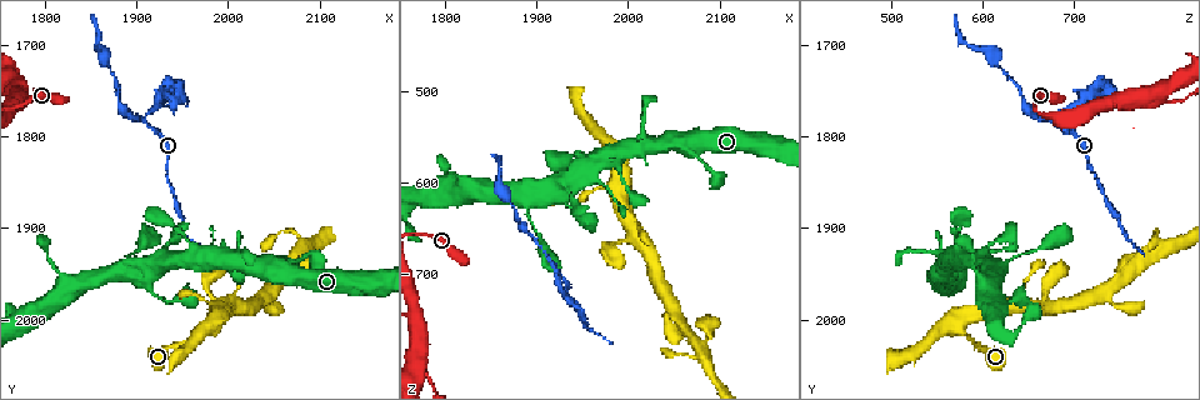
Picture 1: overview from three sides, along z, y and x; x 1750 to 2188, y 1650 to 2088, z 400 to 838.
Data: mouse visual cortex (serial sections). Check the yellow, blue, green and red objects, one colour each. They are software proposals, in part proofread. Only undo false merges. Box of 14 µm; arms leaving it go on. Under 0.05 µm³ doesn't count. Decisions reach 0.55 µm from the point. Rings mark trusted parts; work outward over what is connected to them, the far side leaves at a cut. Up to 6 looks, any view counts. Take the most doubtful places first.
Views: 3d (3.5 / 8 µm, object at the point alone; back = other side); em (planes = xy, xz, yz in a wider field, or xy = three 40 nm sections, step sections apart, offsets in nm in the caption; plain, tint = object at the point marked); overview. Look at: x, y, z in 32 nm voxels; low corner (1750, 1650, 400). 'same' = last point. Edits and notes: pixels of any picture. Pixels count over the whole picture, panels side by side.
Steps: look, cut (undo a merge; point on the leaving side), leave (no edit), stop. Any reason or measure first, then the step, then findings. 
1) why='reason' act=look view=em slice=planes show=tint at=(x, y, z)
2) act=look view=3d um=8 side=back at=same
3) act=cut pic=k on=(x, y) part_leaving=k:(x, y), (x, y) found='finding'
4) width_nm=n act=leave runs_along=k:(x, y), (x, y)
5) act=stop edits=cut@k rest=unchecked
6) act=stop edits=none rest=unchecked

why='abrupt turn' act=look view=3d um=8 at=(1920, 1790, 690)

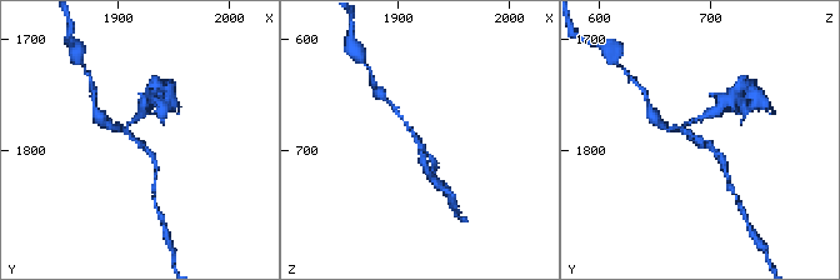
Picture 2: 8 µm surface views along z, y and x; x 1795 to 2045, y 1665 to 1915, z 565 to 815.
arms=3 arm_widths_nm=100,150,150 why='now the EM' act=look view=em slice=xy step=5 show=tint at=(1918, 1790, 686)

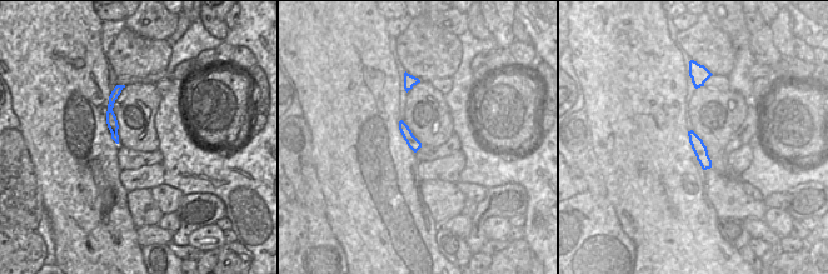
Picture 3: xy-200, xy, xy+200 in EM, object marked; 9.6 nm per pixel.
act=cut pic=2 on=(710, 111) found='a second cell is stuck on'

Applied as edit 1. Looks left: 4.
why='see it whole again' act=look view=overview

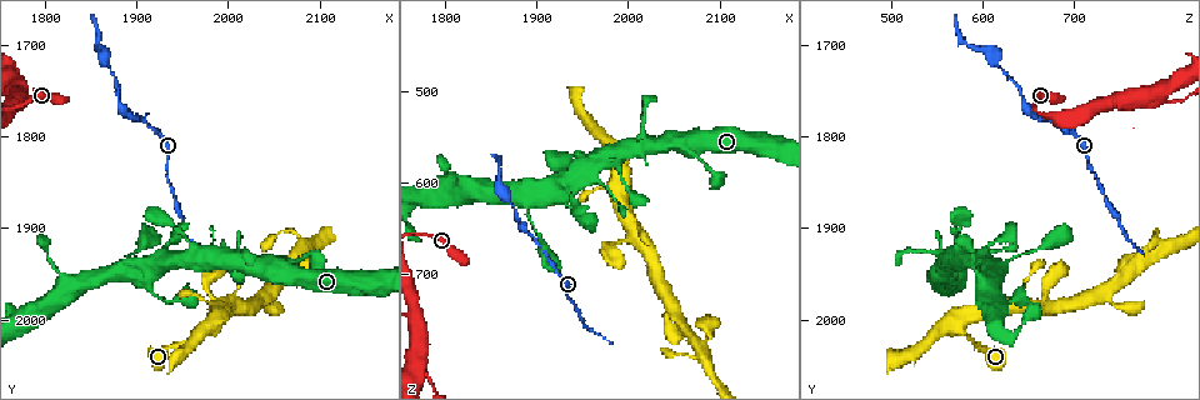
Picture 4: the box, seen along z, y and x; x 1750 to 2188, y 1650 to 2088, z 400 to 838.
why='sharp bend' act=look view=3d um=3.5 at=(2075, 1910, 790)

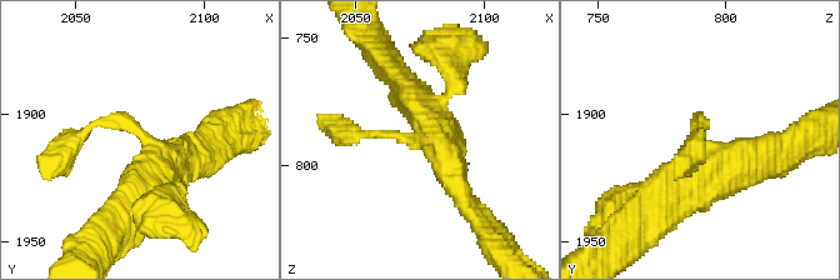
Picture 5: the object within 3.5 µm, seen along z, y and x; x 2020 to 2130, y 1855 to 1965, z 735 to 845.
why='now the EM' act=look view=em slice=xy step=3 show=plain at=(2075, 1907, 790)

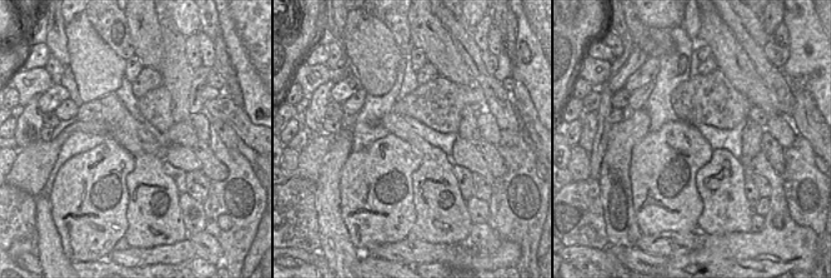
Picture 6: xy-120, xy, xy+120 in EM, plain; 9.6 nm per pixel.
why='where the object lies' act=look view=em slice=xy step=3 show=tint at=same

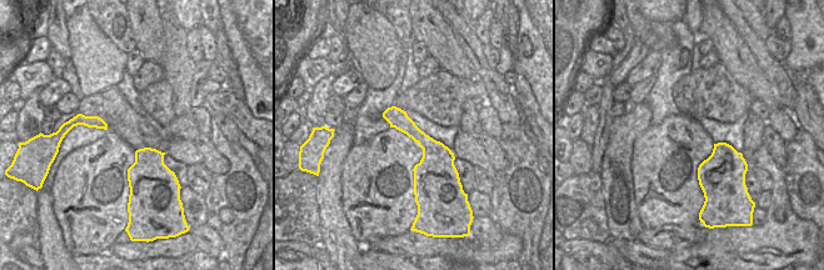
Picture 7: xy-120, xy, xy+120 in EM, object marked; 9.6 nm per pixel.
width_nm=200 act=leave runs_along=5:(426, 115), (430, 138), (346, 131) found='all the same cell'

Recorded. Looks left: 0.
act=stop edits=cut@2 rest=unchecked

